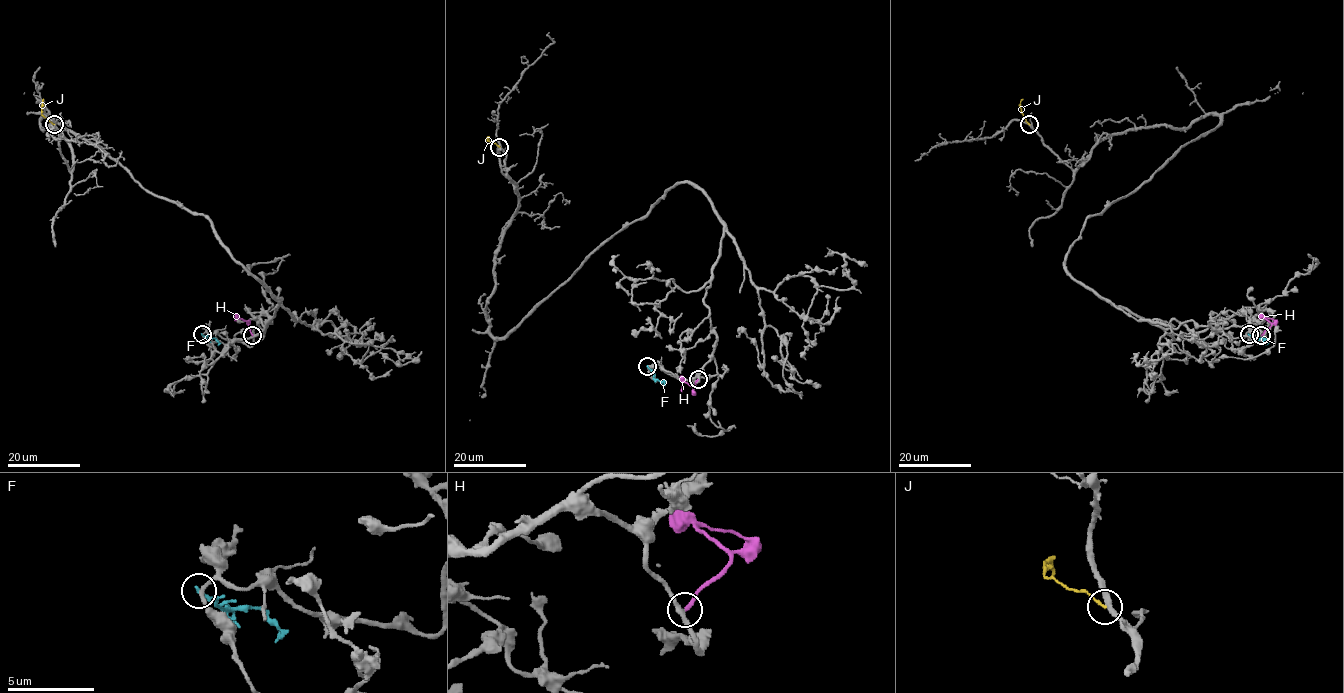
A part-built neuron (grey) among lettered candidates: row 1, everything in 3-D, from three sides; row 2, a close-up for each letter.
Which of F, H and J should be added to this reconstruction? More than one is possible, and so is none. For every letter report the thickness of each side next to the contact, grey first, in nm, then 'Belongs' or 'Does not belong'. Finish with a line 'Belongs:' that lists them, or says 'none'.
F: Thickness 220 nm (grey) against 190 nm. Does not belong
H: Thickness 320 nm (grey) against 240 nm. Belongs
J: Thickness 300 nm (grey) against 130 nm. Does not belong
Belongs: H

